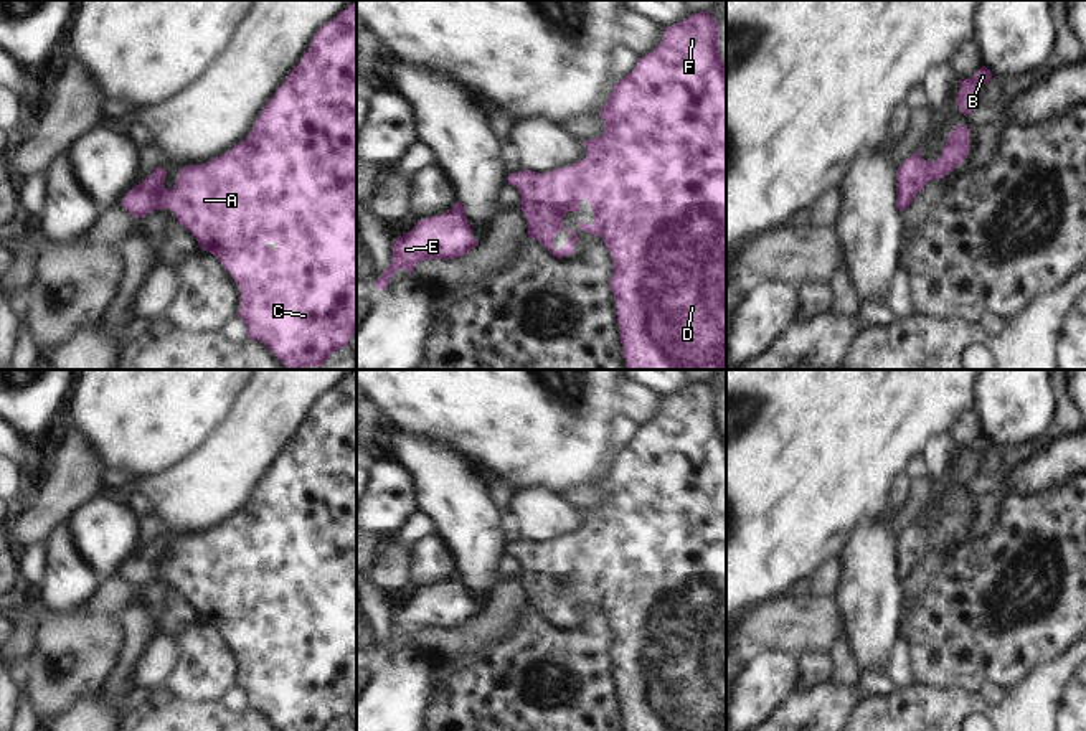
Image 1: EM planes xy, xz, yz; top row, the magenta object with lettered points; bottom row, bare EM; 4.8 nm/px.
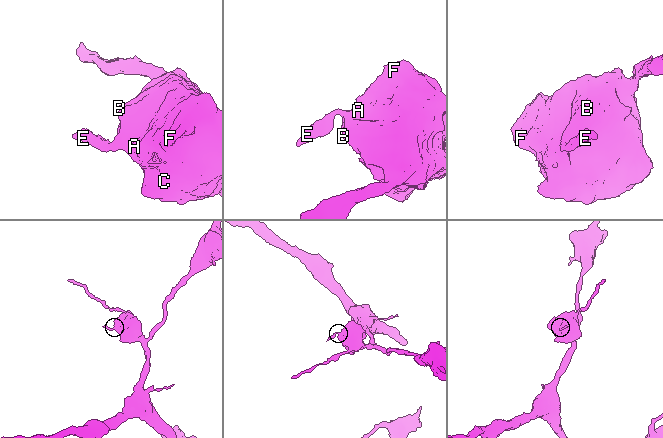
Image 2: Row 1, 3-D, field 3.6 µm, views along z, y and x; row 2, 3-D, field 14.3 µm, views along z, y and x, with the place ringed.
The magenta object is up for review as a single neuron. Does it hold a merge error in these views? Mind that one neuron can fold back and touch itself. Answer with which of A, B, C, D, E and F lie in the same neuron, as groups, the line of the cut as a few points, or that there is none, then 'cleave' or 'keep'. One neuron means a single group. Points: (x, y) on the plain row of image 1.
A B C D E F; no cut; keep

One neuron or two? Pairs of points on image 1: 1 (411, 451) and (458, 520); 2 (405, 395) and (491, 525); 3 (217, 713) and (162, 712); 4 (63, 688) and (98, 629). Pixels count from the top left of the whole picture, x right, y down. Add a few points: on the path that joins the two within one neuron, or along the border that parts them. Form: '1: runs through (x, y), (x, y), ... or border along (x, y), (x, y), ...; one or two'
1: runs through (428, 467), (458, 497), (458, 504); one
2: border along (398, 428), (448, 443), (471, 456); two
3: runs through (203, 713), (175, 713); one
4: runs through (71, 674), (71, 665), (91, 644); one

